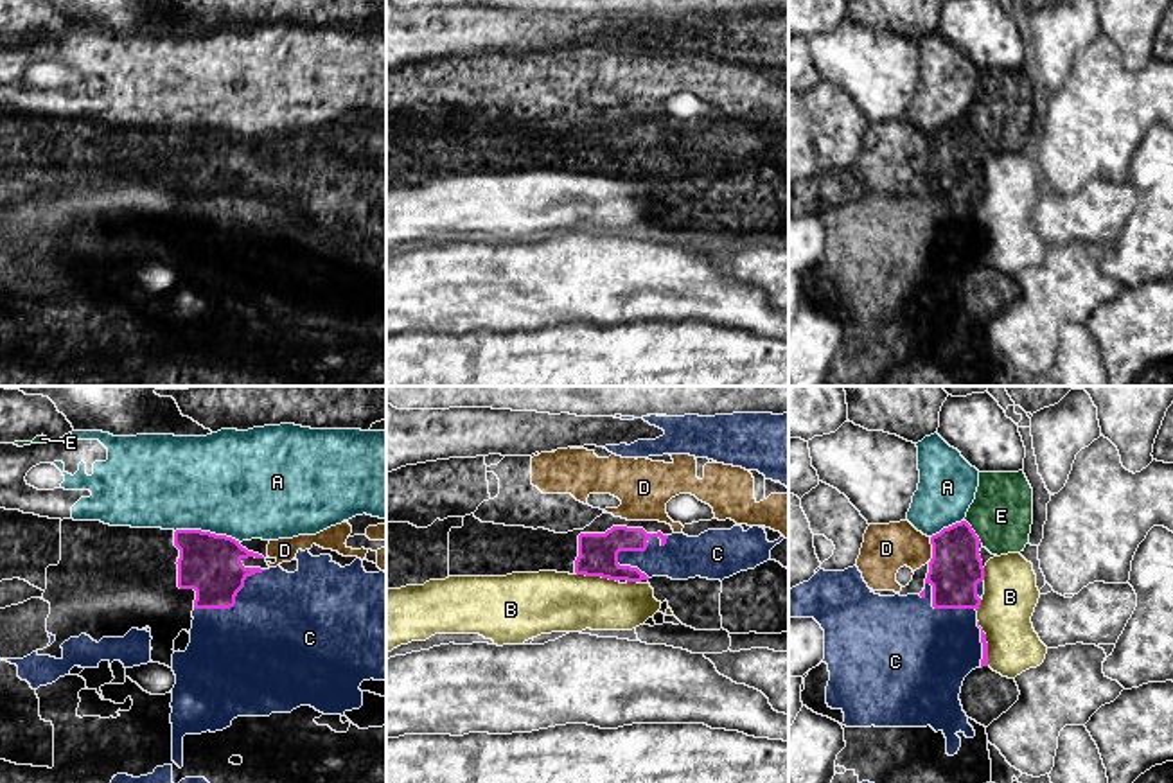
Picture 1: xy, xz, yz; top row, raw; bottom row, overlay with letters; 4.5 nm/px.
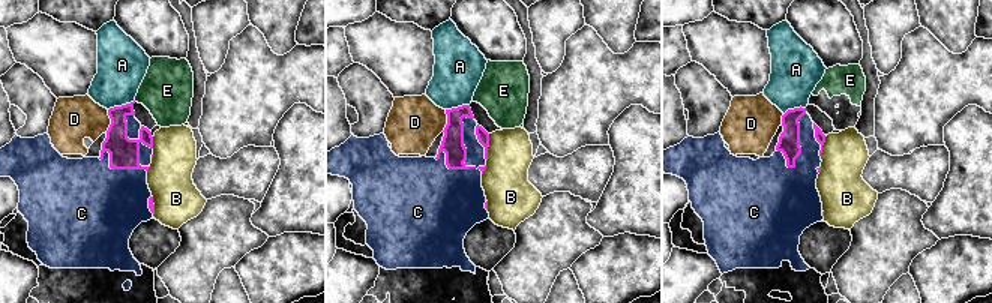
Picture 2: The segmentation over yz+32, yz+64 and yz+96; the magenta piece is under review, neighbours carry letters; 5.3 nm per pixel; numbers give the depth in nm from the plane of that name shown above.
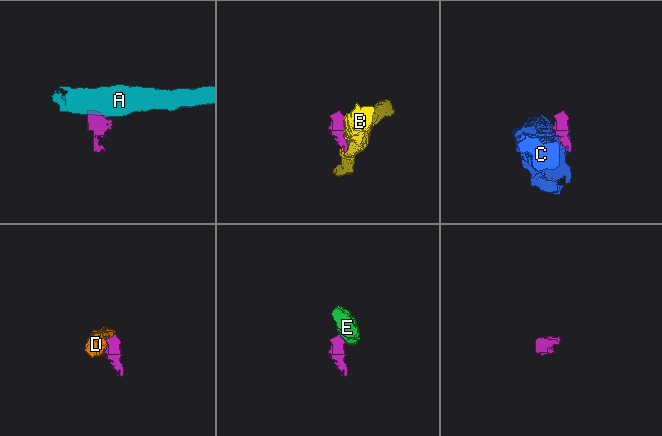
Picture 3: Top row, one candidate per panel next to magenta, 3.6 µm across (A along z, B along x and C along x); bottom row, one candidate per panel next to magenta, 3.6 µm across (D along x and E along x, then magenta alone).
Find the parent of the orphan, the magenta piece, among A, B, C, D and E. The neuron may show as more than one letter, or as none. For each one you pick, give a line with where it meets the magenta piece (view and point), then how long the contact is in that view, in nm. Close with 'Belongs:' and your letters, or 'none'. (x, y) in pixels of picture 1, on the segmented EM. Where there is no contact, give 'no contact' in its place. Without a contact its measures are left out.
Belongs: none

